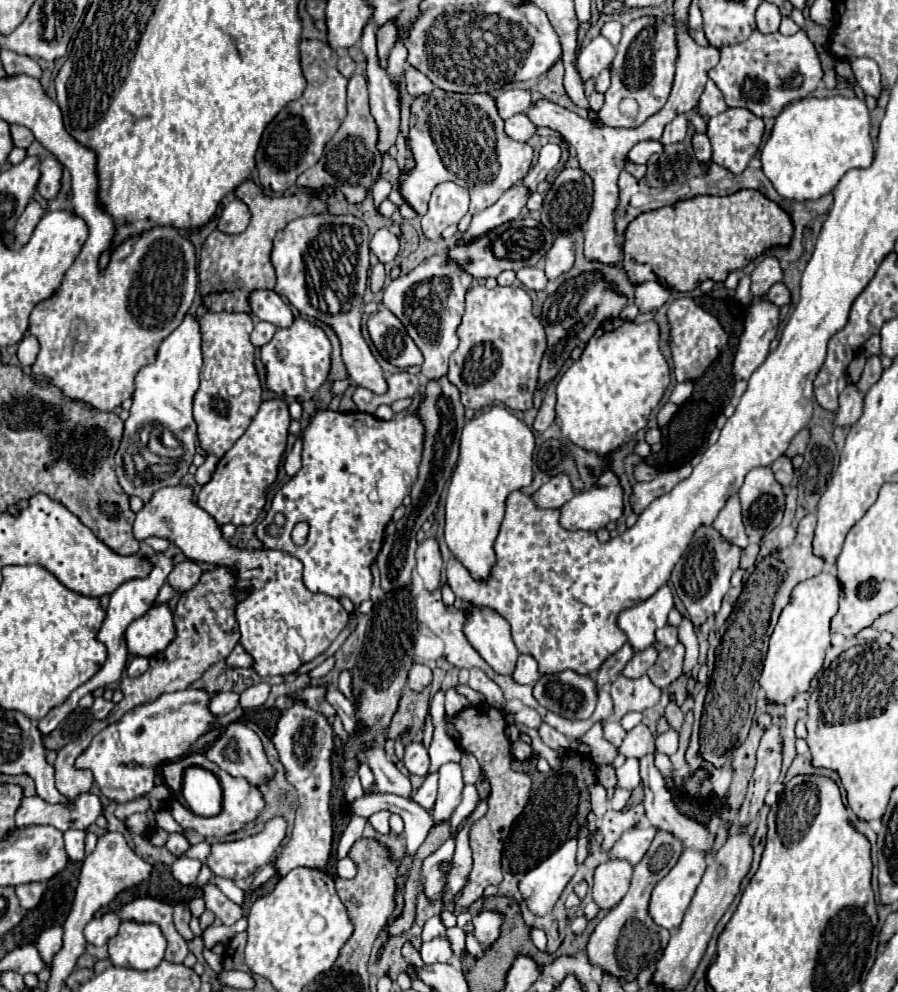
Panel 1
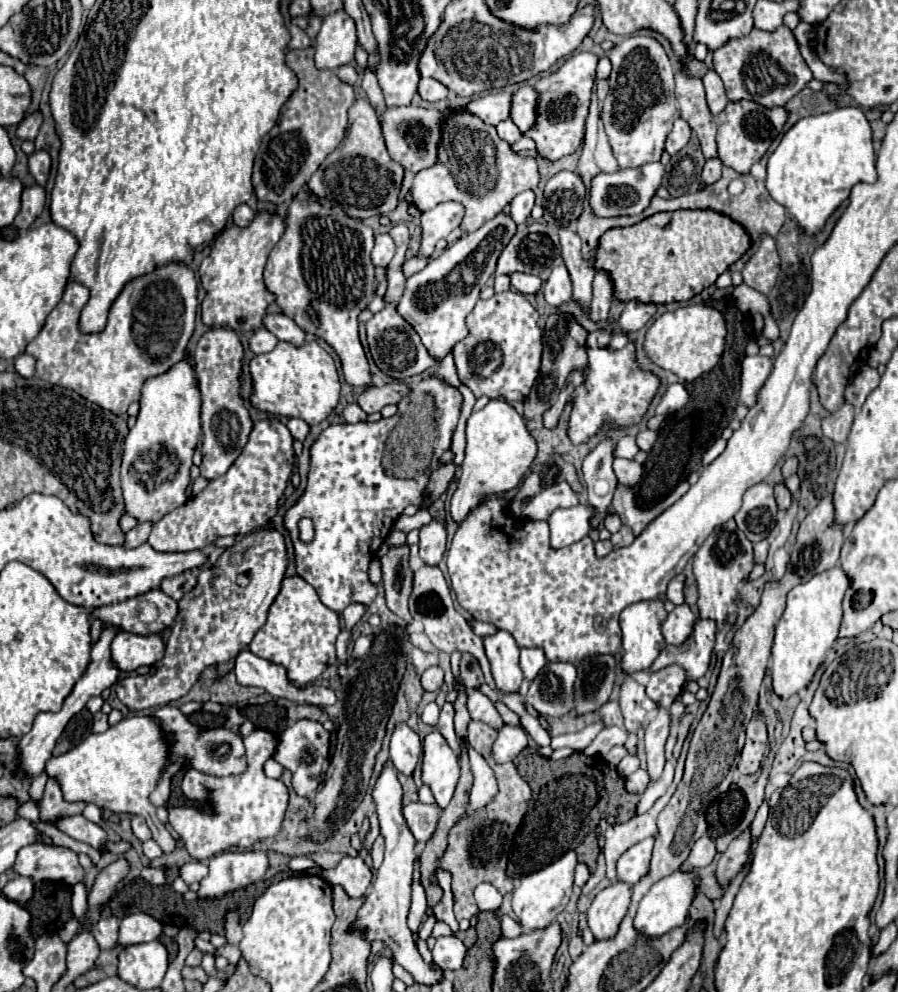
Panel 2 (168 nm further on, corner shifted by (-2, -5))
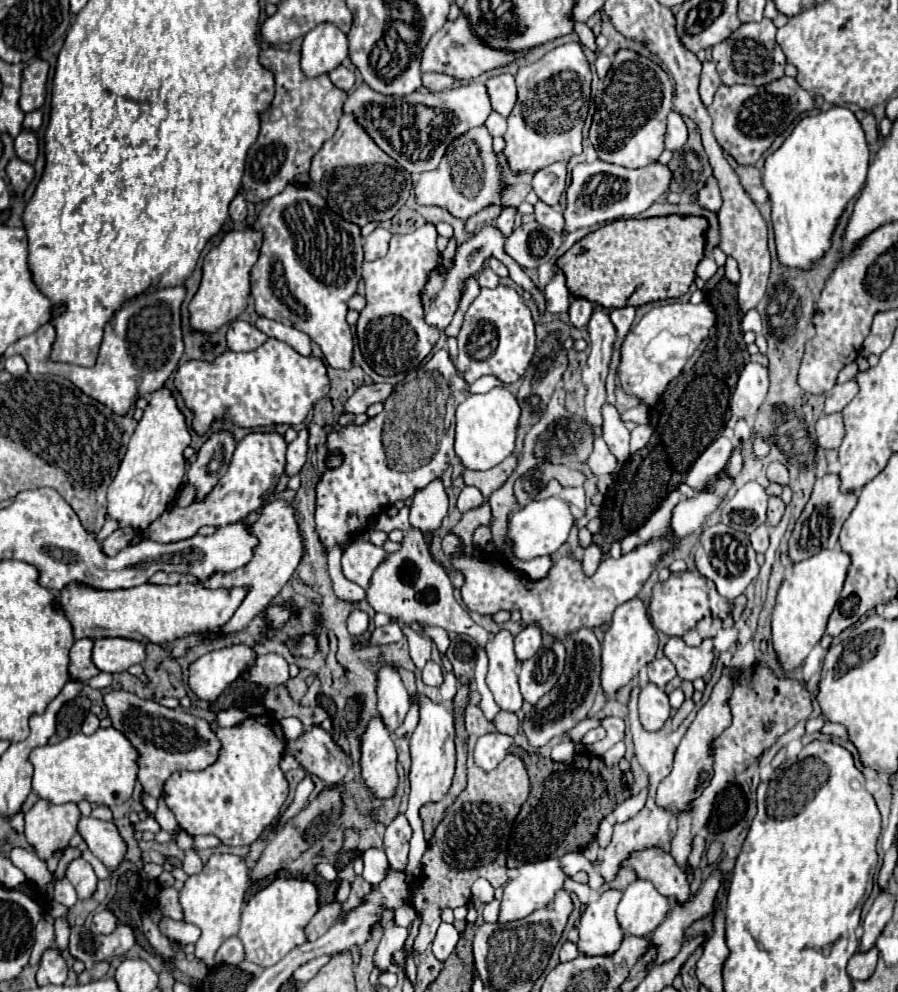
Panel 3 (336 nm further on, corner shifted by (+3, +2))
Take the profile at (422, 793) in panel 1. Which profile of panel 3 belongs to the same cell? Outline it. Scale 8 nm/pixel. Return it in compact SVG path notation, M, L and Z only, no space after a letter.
M397 815L391 821L391 825L387 825L385 837L383 837L383 849L389 859L389 867L393 871L405 871L409 839L411 839L411 827L409 827L405 815Z

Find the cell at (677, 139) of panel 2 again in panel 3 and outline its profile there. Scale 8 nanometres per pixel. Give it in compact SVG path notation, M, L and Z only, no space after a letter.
M671 111L667 119L667 135L665 135L665 147L669 151L679 151L687 143L687 127L679 113Z

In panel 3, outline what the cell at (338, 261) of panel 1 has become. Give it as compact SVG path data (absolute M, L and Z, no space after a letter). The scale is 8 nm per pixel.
M289 183L279 195L271 197L269 203L259 211L253 229L261 231L263 235L259 259L253 265L251 277L249 277L257 315L279 321L283 325L291 325L307 333L311 341L315 341L321 347L323 357L331 367L349 369L351 353L353 353L353 337L345 321L345 315L347 315L347 301L355 295L357 283L361 279L363 249L361 249L359 227L337 217L325 205L325 199L317 191Z

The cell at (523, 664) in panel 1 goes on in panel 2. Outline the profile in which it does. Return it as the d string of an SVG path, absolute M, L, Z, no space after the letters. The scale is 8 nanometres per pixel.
M524 648L520 652L520 668L526 680L534 680L538 672L544 668L544 664L546 664L546 658L540 648Z

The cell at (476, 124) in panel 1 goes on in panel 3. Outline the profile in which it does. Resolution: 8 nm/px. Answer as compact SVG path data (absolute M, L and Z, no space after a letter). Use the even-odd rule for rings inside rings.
M481 125L477 129L471 129L469 133L461 135L453 145L449 145L445 157L441 159L439 167L433 171L425 171L419 175L419 181L415 183L415 199L419 205L437 205L447 209L451 215L459 219L469 219L471 215L479 213L481 209L489 205L499 203L499 165L497 165L497 155L491 147L491 137L487 129ZM469 177L475 177L477 187L469 185ZM467 193L469 195L467 195Z

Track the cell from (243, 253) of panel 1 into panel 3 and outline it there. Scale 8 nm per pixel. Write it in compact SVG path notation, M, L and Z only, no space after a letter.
M255 229L245 231L231 231L223 237L223 241L213 247L203 259L203 279L199 291L189 303L189 321L191 327L199 333L215 333L221 325L235 321L247 309L249 299L249 271L259 257L261 247L261 233Z

